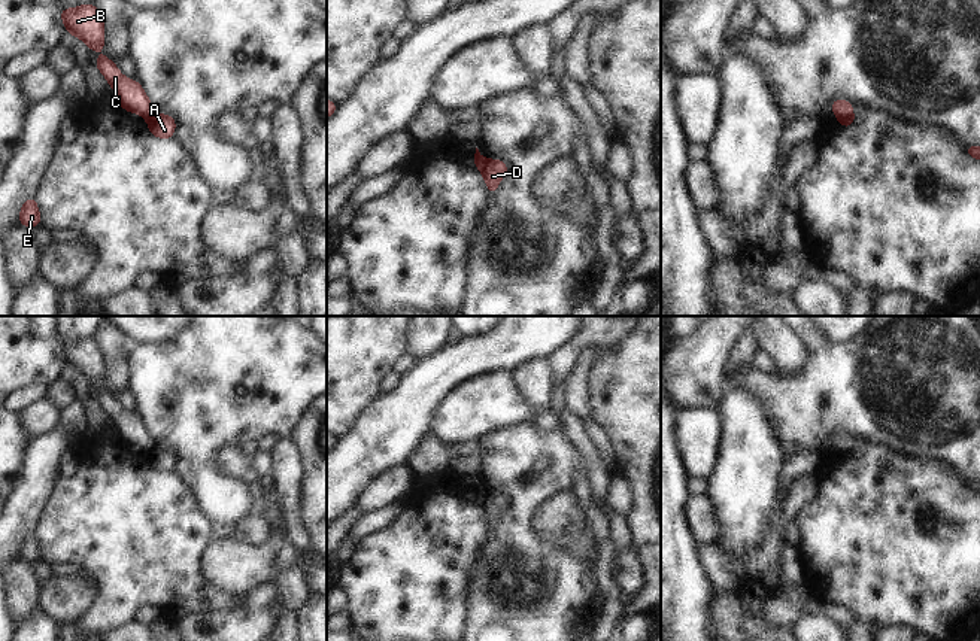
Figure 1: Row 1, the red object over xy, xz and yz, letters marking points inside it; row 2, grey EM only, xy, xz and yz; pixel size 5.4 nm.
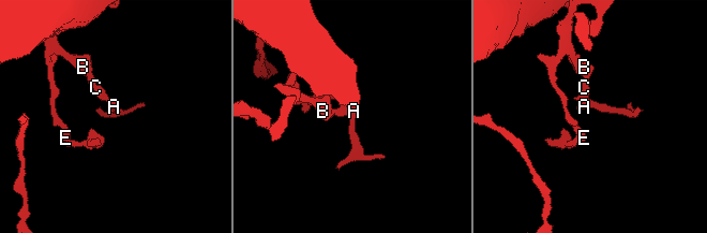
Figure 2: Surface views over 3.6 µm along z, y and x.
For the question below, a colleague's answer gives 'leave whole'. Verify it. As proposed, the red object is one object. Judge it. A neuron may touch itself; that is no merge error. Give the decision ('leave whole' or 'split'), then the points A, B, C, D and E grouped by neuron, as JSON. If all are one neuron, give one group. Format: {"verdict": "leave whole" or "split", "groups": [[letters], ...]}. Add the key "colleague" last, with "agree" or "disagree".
{"verdict": "split", "groups": [["A", "D"], ["B", "C", "E"]], "colleague": "disagree"}

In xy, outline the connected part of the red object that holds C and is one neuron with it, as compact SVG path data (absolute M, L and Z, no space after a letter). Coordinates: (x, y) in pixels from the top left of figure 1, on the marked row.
M104 52L94 63L112 85L118 104L127 112L136 112L140 116L152 113L152 104L137 80L130 80L119 73L116 64L106 58Z

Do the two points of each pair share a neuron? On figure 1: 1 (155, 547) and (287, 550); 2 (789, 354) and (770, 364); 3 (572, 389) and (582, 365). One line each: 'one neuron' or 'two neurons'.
1: two neurons
2: two neurons
3: one neuron

